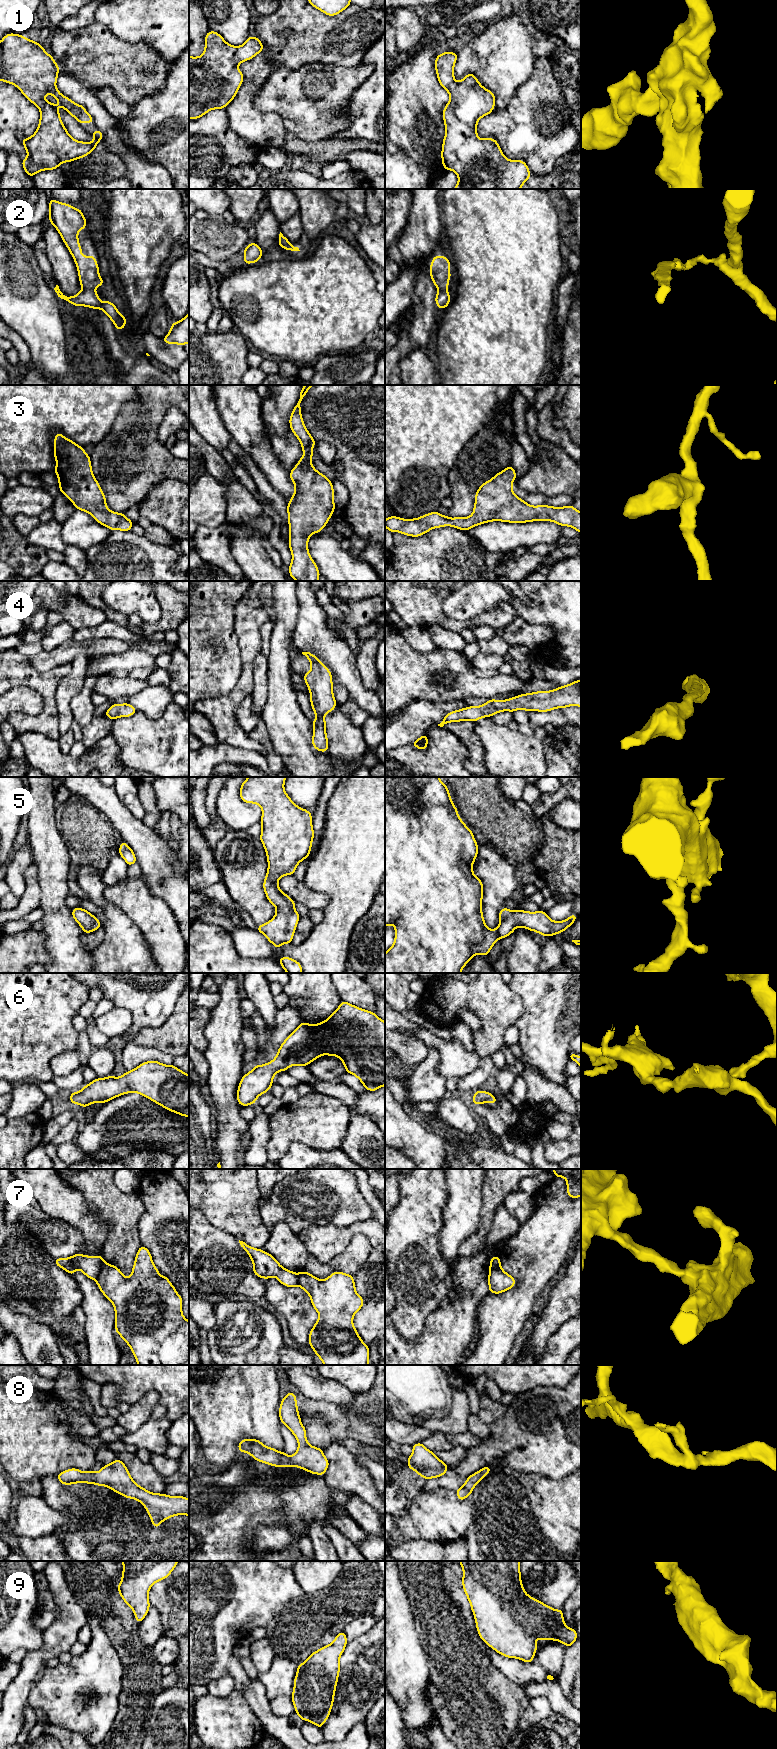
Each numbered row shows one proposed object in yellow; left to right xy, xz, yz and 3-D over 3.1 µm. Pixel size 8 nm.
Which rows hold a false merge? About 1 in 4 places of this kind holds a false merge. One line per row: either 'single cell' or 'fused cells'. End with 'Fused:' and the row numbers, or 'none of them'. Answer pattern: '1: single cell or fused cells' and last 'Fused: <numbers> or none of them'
1: single cell
2: fused cells
3: single cell
4: single cell
5: single cell
6: single cell
7: fused cells
8: single cell
9: single cell
Fused: 2, 7

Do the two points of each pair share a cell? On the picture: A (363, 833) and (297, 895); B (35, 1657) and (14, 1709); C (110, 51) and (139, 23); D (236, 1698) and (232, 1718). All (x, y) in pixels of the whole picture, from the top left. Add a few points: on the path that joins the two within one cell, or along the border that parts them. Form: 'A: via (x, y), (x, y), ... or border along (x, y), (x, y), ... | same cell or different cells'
A: border along (302, 882), (309, 889), (323, 892), (328, 896) | different cells
B: via (31, 1670), (16, 1696) | same cell
C: border along (103, 25), (124, 41), (142, 41), (145, 44) | different cells
D: via (235, 1703), (232, 1713) | same cell

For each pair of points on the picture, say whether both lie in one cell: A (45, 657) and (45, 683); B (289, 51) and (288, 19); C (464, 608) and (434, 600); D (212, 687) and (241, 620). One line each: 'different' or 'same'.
A: different
B: same
C: different
D: different

